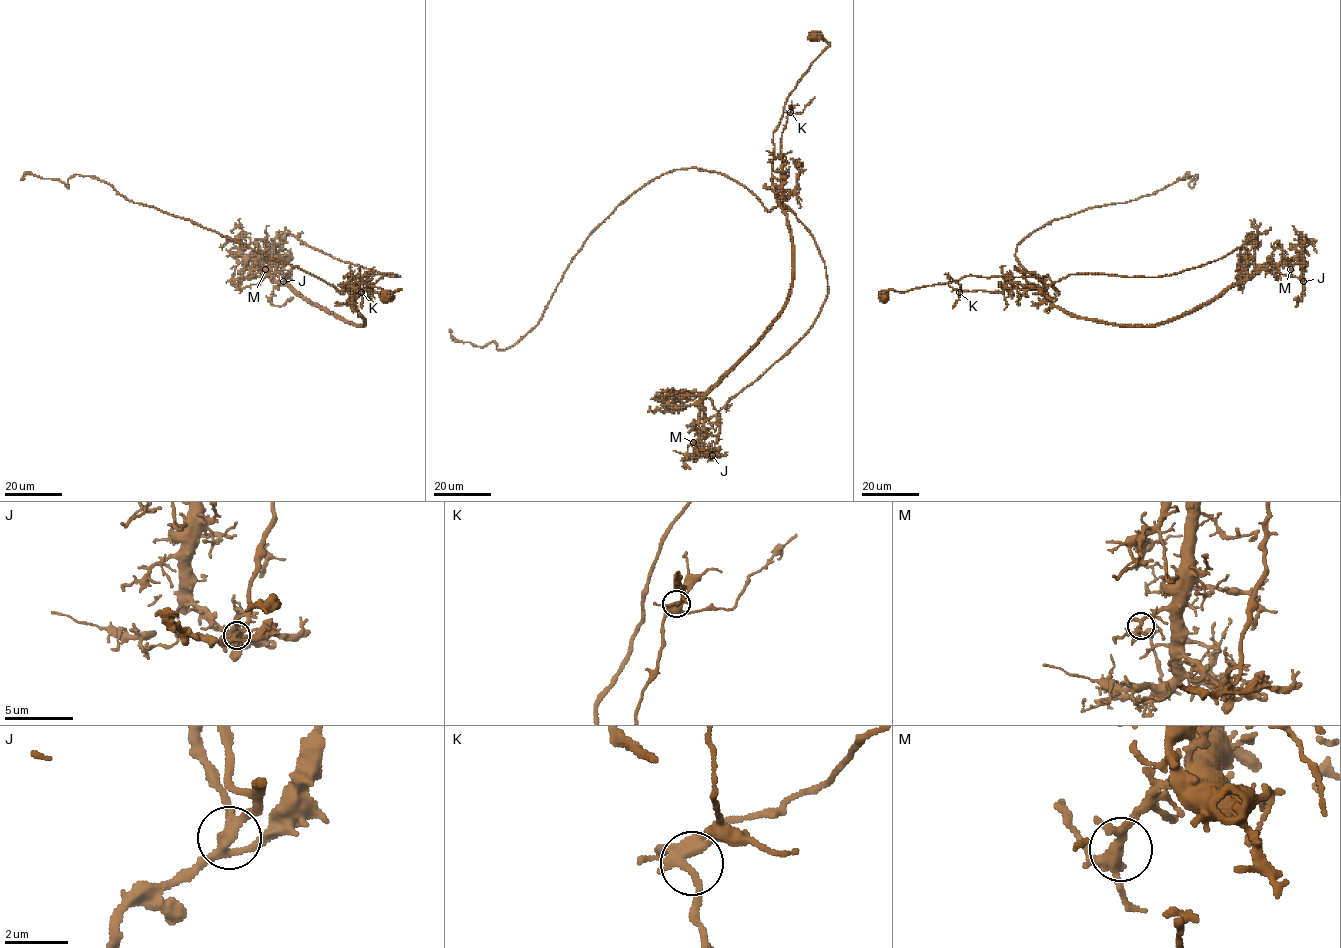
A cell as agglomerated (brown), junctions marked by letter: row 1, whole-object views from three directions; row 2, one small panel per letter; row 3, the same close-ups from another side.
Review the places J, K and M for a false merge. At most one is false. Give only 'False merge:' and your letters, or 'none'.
False merge: J

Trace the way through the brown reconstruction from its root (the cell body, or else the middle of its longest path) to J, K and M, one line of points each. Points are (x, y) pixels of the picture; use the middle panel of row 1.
J: (817, 36), (828, 46), (788, 97), (773, 140), (792, 289), (771, 327), (703, 401), (702, 446), (712, 455)
K: (817, 36), (828, 46), (788, 97), (773, 133), (775, 195), (781, 185), (781, 135), (790, 112)
M: (817, 36), (828, 46), (788, 97), (773, 140), (772, 185), (791, 233), (790, 294), (703, 399), (693, 442)

